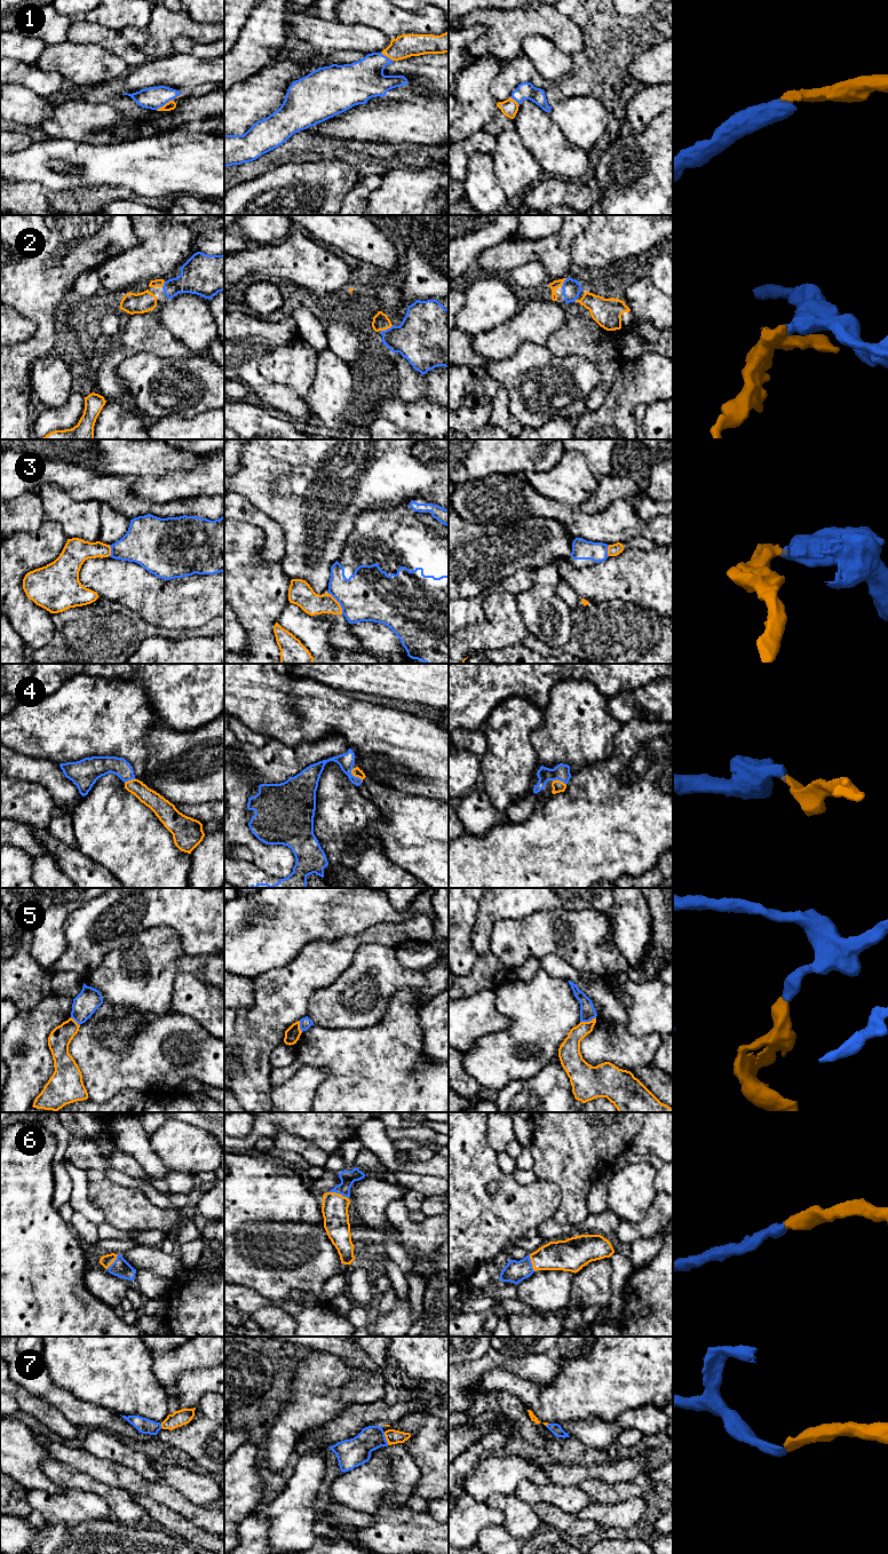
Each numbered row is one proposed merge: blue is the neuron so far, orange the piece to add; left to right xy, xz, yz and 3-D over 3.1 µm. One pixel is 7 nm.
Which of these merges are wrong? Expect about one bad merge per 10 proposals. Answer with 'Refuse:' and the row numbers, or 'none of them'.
Refuse: 3, 5

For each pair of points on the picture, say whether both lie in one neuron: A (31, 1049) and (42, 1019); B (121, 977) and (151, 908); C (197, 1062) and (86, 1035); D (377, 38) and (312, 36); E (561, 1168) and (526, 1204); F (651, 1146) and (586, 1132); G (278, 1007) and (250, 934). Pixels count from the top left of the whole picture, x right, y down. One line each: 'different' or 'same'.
A: same
B: different
C: same
D: same
E: different
F: different
G: different

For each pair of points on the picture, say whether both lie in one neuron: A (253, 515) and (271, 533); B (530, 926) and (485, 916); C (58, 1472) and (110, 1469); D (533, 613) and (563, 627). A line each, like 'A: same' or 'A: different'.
A: same
B: different
C: different
D: same

